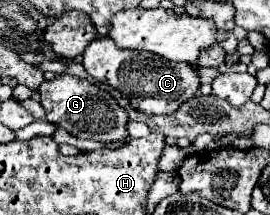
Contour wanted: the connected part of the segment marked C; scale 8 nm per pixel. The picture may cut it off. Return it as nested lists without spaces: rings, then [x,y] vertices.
[[[99,36],[91,42],[91,46],[87,46],[83,54],[83,66],[95,80],[117,88],[135,110],[153,116],[175,112],[177,106],[193,98],[201,86],[199,74],[193,66],[185,66],[185,62],[169,62],[157,54],[119,50],[109,36]]]

